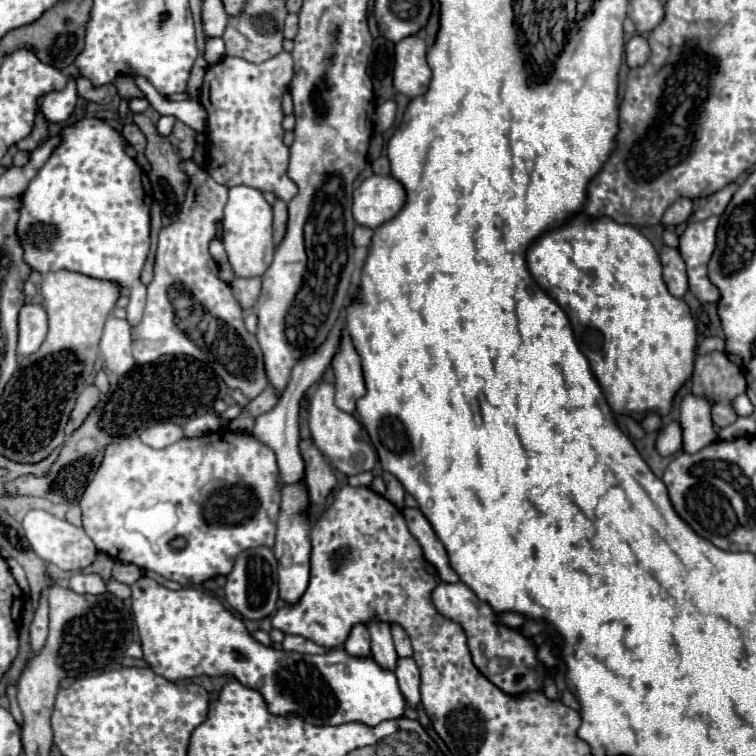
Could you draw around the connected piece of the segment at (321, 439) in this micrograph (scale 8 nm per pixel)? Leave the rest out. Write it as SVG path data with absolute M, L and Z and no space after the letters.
M321 383L317 391L311 395L311 405L309 405L309 429L311 429L311 439L313 443L321 449L321 453L331 459L333 467L339 469L345 475L357 475L363 471L371 471L377 463L377 453L369 445L369 441L363 437L363 427L361 423L353 417L347 415L345 411L337 409L333 403L335 389L329 383Z

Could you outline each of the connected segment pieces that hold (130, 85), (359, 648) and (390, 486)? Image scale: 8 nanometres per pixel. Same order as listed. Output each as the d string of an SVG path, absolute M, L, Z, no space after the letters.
M119 75L119 77L113 81L113 85L117 87L117 91L119 91L121 97L127 97L127 99L143 97L143 93L137 89L135 81L133 81L129 75Z
M355 625L349 639L345 641L345 651L351 657L369 657L371 655L371 637L365 625Z
M383 473L383 481L385 481L385 485L387 485L387 499L393 503L393 505L397 505L399 509L403 509L403 497L405 497L405 489L403 489L403 485L391 475L391 473Z

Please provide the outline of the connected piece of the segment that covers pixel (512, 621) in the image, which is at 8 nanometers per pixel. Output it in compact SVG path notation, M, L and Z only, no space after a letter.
M501 613L499 621L505 623L505 625L509 625L509 627L513 627L513 629L519 629L527 621L527 617L523 617L519 613Z

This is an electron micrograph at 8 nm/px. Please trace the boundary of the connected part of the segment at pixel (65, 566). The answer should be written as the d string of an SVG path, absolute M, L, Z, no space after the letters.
M29 511L23 519L23 529L33 551L63 571L83 571L85 567L93 565L99 557L99 551L95 549L93 541L87 537L83 527L75 527L69 521L57 519L47 511Z

